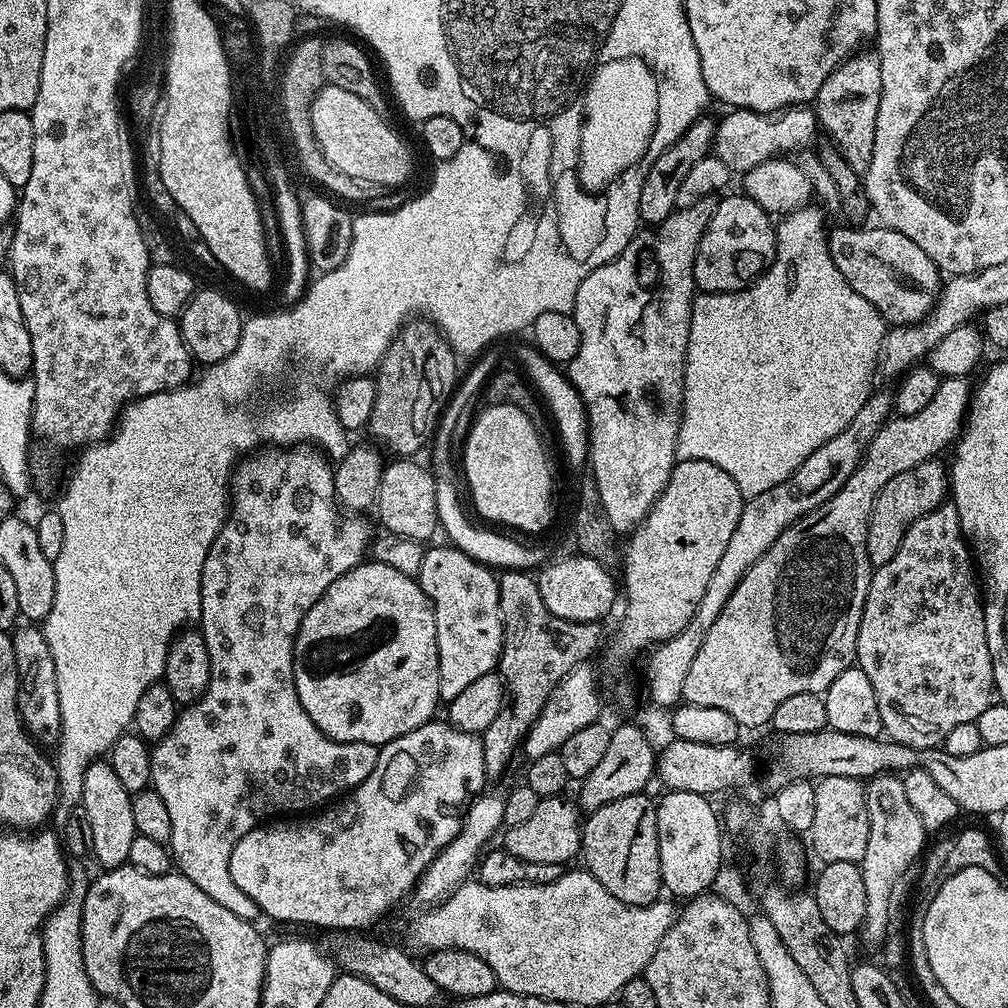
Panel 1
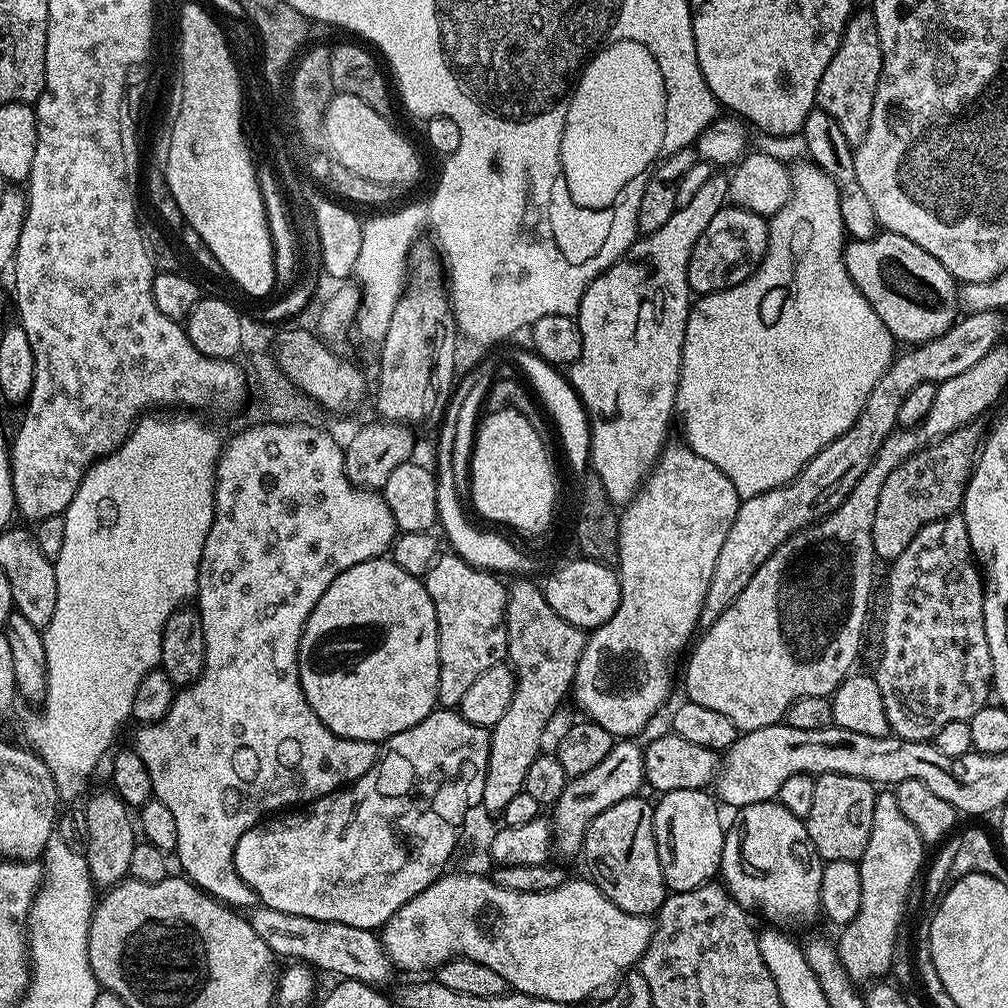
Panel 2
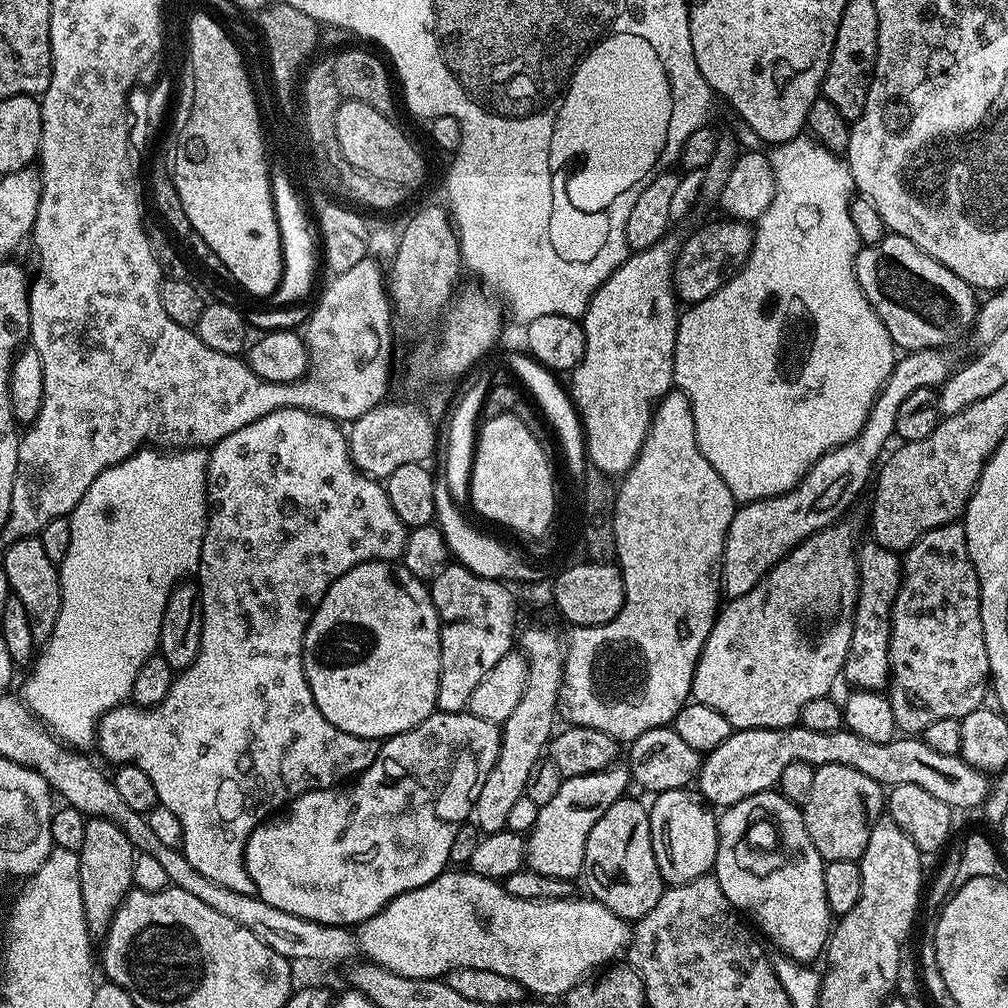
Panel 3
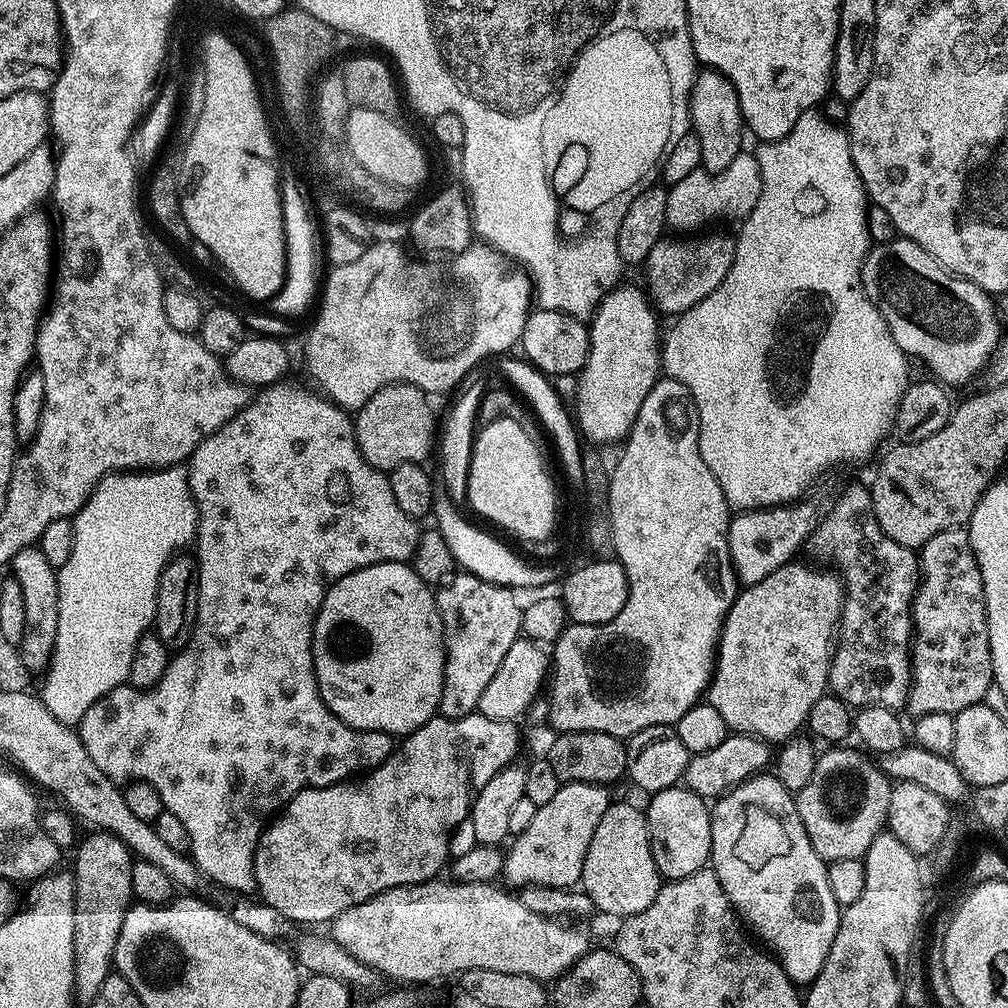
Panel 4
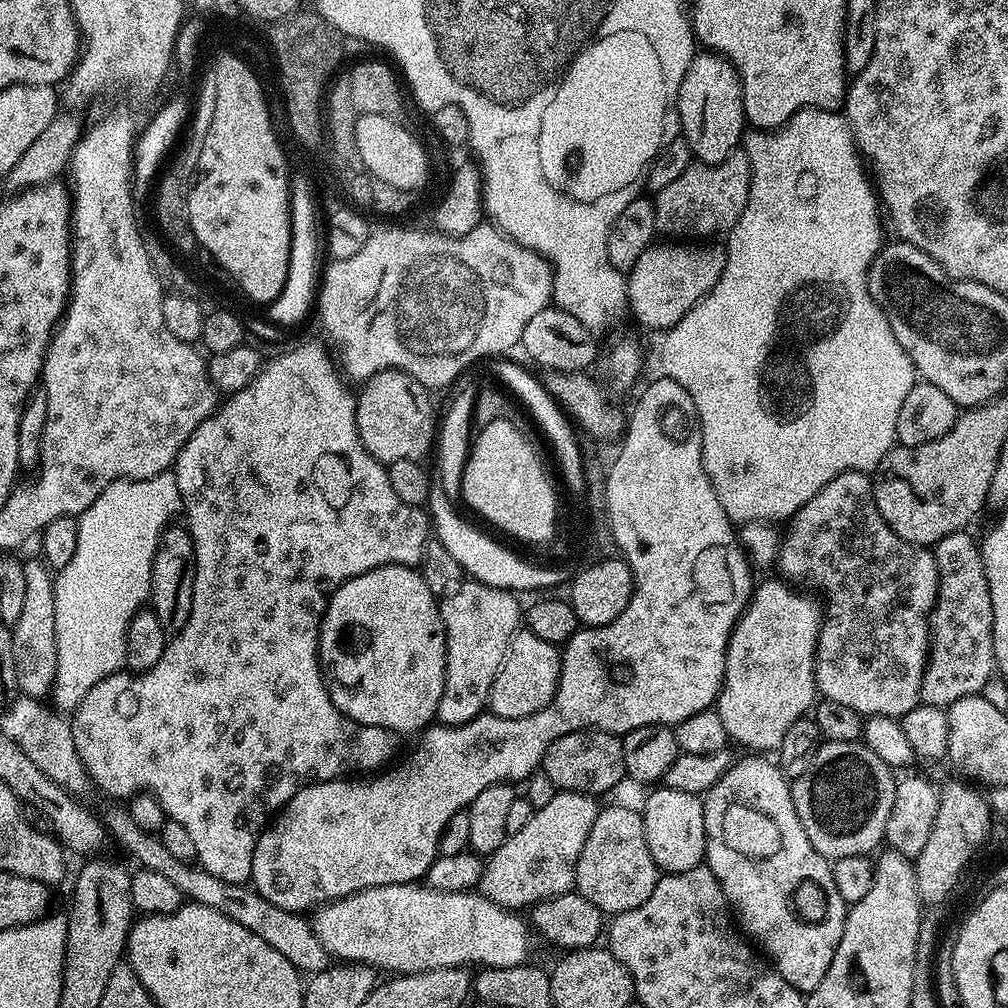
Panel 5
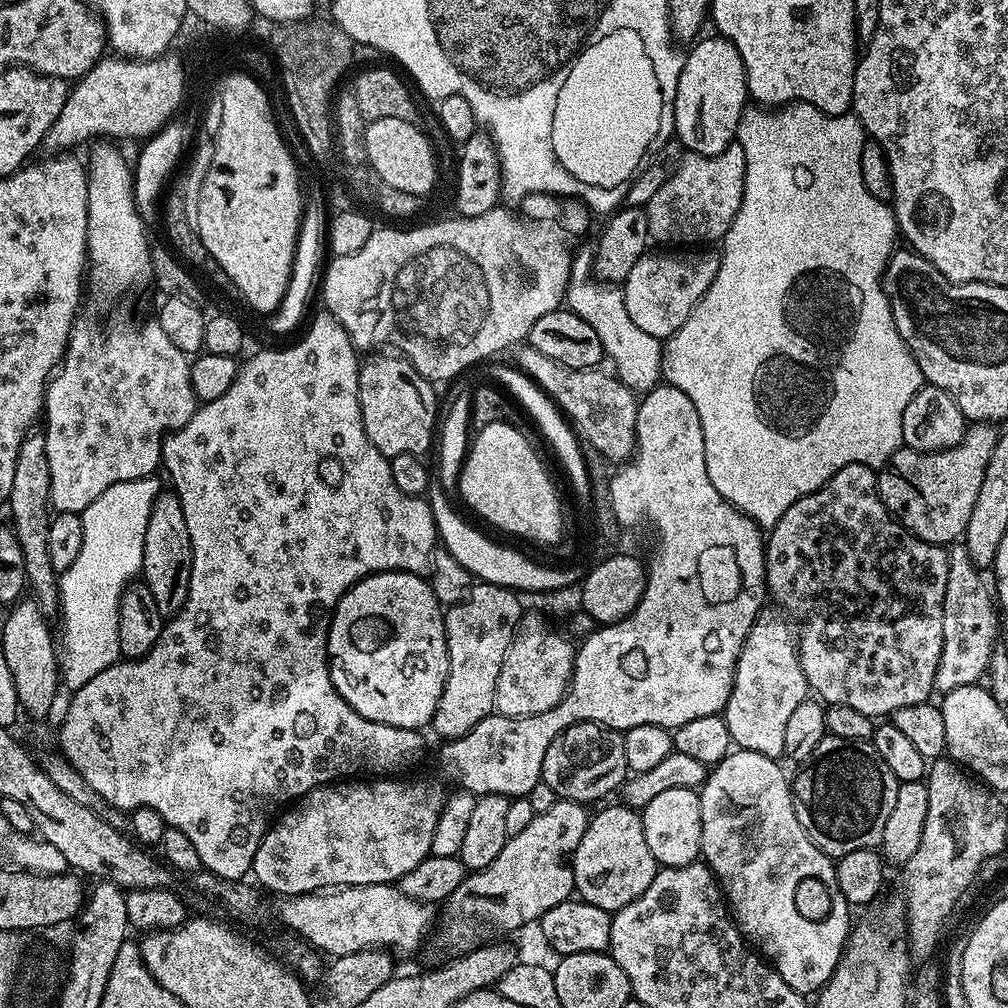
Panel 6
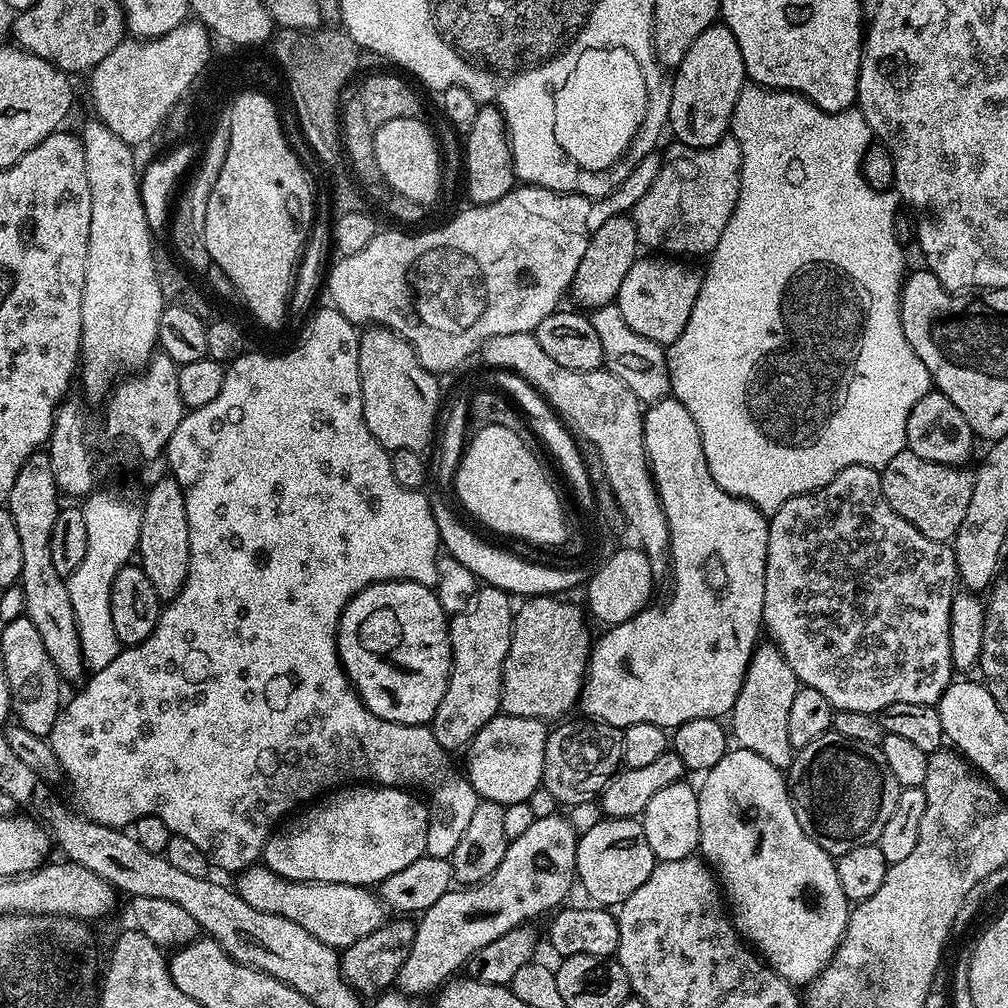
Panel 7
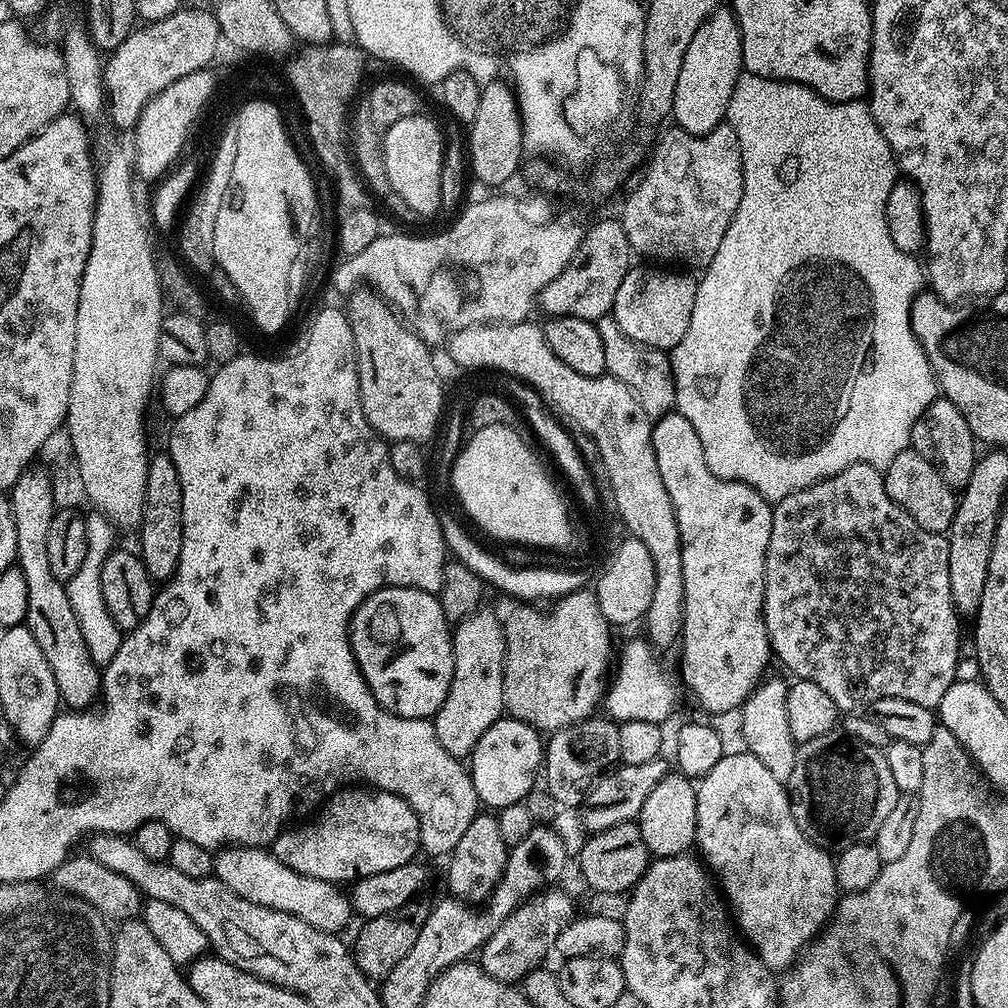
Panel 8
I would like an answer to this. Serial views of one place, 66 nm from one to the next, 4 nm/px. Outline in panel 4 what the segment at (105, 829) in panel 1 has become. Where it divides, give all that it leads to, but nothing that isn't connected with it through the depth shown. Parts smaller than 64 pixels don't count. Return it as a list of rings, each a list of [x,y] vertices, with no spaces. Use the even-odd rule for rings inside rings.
[[[89,831],[89,836],[75,845],[76,865],[70,868],[72,879],[76,881],[74,898],[74,986],[75,999],[87,1006],[98,994],[102,982],[113,971],[112,955],[118,940],[118,930],[122,928],[122,918],[126,918],[129,908],[134,903],[130,886],[130,870],[134,863],[131,850],[112,832]]]

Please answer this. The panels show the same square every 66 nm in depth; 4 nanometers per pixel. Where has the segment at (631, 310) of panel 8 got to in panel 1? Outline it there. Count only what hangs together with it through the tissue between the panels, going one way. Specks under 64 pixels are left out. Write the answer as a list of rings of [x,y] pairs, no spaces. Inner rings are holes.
[[[747,194],[728,196],[717,203],[714,214],[702,234],[702,242],[698,246],[698,254],[694,258],[694,278],[696,287],[701,293],[738,292],[755,282],[767,272],[769,266],[776,261],[776,230],[770,214],[751,200]]]

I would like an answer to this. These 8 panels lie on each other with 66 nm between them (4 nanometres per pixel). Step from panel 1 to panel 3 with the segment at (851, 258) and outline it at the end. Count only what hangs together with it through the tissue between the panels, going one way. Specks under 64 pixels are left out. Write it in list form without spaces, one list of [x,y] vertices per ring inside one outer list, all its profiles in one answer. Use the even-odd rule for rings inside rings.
[[[887,234],[880,244],[861,247],[856,256],[856,277],[897,349],[947,349],[952,346],[948,344],[973,331],[978,311],[977,289],[958,278],[954,270],[946,270],[942,262],[930,258],[910,238]]]

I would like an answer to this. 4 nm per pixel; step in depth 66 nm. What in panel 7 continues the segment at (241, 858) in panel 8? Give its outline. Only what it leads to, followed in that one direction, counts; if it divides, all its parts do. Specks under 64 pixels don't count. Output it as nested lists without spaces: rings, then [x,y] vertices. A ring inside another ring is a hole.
[[[263,866],[245,868],[235,877],[234,890],[246,902],[246,906],[254,906],[254,910],[262,910],[266,914],[278,914],[282,918],[290,918],[290,922],[298,922],[302,930],[314,934],[318,942],[326,942],[326,946],[337,950],[350,947],[358,938],[366,938],[374,930],[378,930],[386,923],[386,905],[375,891],[358,884],[335,884],[334,882],[298,882],[287,880],[271,872]]]

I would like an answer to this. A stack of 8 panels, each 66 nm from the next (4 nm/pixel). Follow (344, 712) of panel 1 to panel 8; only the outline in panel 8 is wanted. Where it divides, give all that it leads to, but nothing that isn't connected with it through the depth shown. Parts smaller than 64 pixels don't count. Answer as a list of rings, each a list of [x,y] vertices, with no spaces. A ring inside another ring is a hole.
[[[380,588],[374,594],[370,594],[358,606],[358,610],[352,615],[352,622],[348,625],[348,643],[352,645],[352,653],[358,662],[360,672],[364,680],[370,686],[376,701],[390,714],[402,718],[418,718],[427,720],[435,717],[437,710],[446,702],[446,694],[450,690],[450,682],[454,674],[454,654],[452,653],[452,628],[450,621],[444,617],[444,611],[440,605],[439,595],[423,592],[421,588]]]

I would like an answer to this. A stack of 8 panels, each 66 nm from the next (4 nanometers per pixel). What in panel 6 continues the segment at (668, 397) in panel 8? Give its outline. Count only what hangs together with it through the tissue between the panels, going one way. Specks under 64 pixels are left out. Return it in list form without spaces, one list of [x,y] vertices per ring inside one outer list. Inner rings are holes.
[[[577,251],[572,257],[572,277],[568,279],[566,297],[567,311],[578,314],[582,322],[588,323],[594,334],[598,334],[598,342],[602,342],[604,355],[616,369],[615,375],[636,394],[651,392],[662,380],[662,358],[664,346],[662,341],[654,338],[654,334],[645,334],[638,330],[626,314],[626,298],[623,287],[615,283],[601,282],[593,278],[593,253]]]

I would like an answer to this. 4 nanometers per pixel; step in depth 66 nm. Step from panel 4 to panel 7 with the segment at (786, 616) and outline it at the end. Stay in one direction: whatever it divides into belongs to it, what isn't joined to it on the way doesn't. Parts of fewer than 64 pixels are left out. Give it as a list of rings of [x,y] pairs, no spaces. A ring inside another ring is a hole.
[[[764,643],[752,653],[742,690],[738,690],[738,698],[730,713],[730,736],[748,751],[745,753],[770,762],[770,766],[775,768],[788,770],[794,759],[794,749],[790,733],[786,730],[786,722],[790,719],[790,705],[794,703],[798,681],[794,670],[790,670],[775,644]]]

